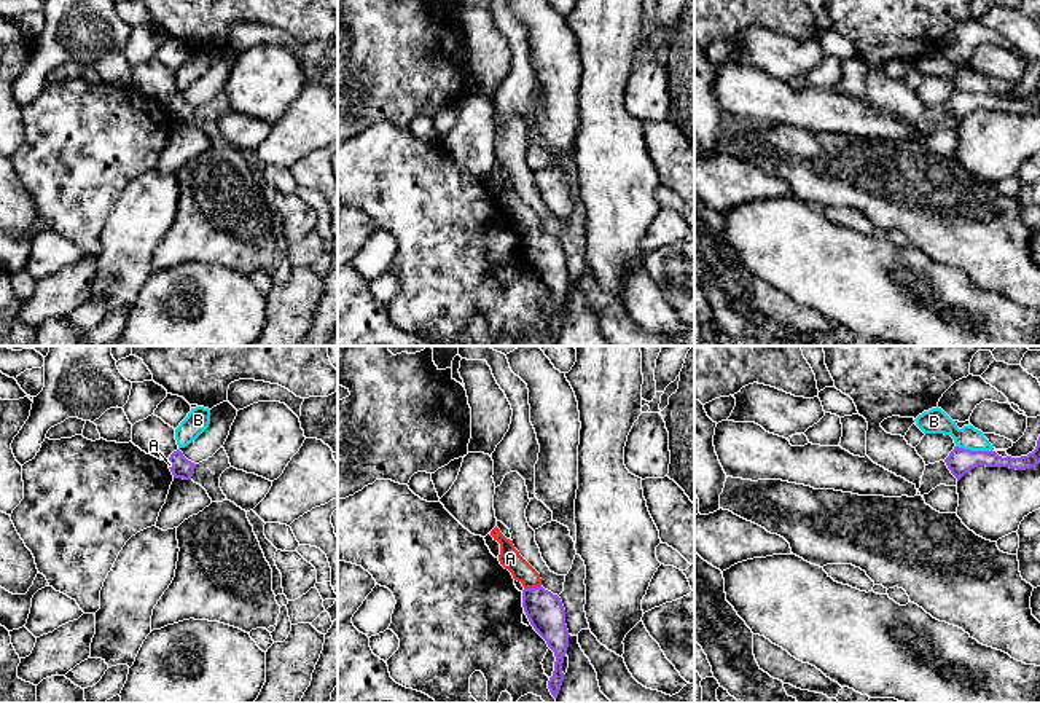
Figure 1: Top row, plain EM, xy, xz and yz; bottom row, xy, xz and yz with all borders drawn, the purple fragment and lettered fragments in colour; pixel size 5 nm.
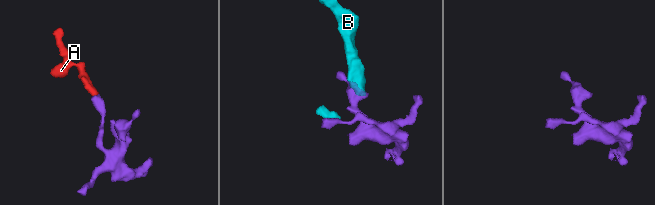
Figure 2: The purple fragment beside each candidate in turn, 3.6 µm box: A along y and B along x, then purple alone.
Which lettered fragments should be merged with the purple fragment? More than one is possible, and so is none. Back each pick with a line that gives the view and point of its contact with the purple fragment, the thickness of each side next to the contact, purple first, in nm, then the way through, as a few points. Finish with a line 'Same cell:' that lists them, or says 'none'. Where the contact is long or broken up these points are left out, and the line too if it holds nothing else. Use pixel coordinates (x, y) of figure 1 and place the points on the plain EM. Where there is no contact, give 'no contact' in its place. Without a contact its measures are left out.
A: contact xz (532, 231); calibres 190 and 110 nm; way xz (545, 254), (535, 243), (532, 231), (531, 222), (510, 201)
Same cell: A

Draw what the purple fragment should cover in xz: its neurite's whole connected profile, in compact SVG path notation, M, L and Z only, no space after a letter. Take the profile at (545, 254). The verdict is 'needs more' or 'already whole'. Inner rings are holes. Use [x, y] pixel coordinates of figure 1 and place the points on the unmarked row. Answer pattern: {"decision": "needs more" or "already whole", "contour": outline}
{"decision": "needs more", "contour": "M497 169L491 174L491 179L500 187L500 207L524 230L522 250L530 268L554 295L554 314L548 324L548 332L551 338L557 341L564 324L562 306L570 279L565 268L562 244L557 238L542 230L540 217L519 198L513 183L506 182Z"}

